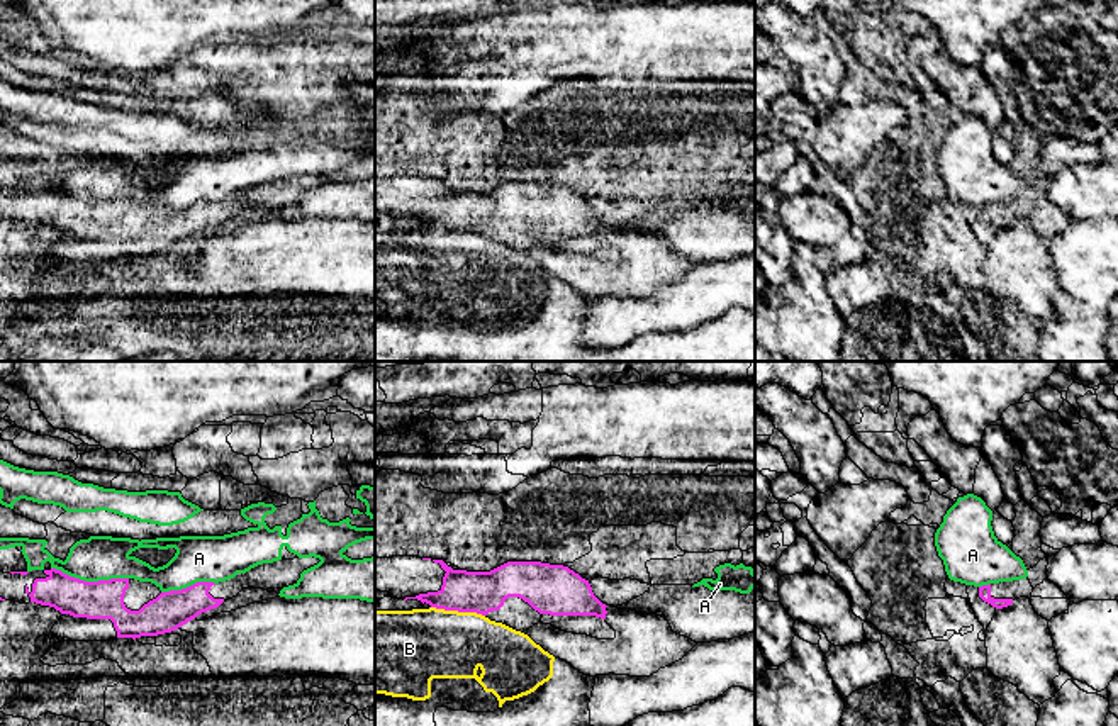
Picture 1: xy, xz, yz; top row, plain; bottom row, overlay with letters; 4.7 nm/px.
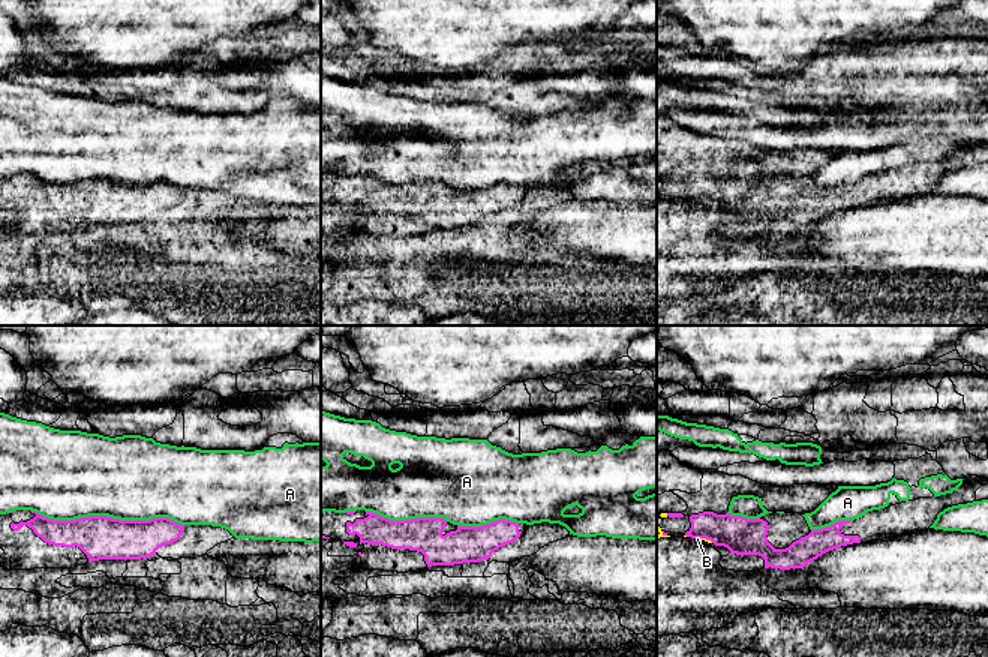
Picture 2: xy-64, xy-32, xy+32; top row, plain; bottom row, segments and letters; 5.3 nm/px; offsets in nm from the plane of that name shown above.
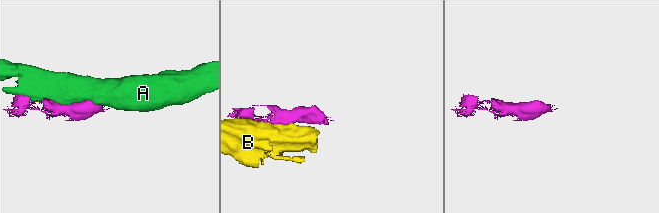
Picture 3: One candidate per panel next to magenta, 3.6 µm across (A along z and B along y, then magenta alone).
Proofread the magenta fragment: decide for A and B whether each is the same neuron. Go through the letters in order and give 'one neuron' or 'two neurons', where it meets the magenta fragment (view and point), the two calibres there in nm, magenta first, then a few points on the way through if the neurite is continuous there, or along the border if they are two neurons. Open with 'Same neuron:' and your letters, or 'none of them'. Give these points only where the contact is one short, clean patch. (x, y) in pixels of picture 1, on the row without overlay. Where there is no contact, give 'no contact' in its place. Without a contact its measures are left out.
Same neuron: none of them
A: two neurons | xy (90, 202) | 190/200 nm
B: two neurons | xz (458, 231) | 200/340 nm

